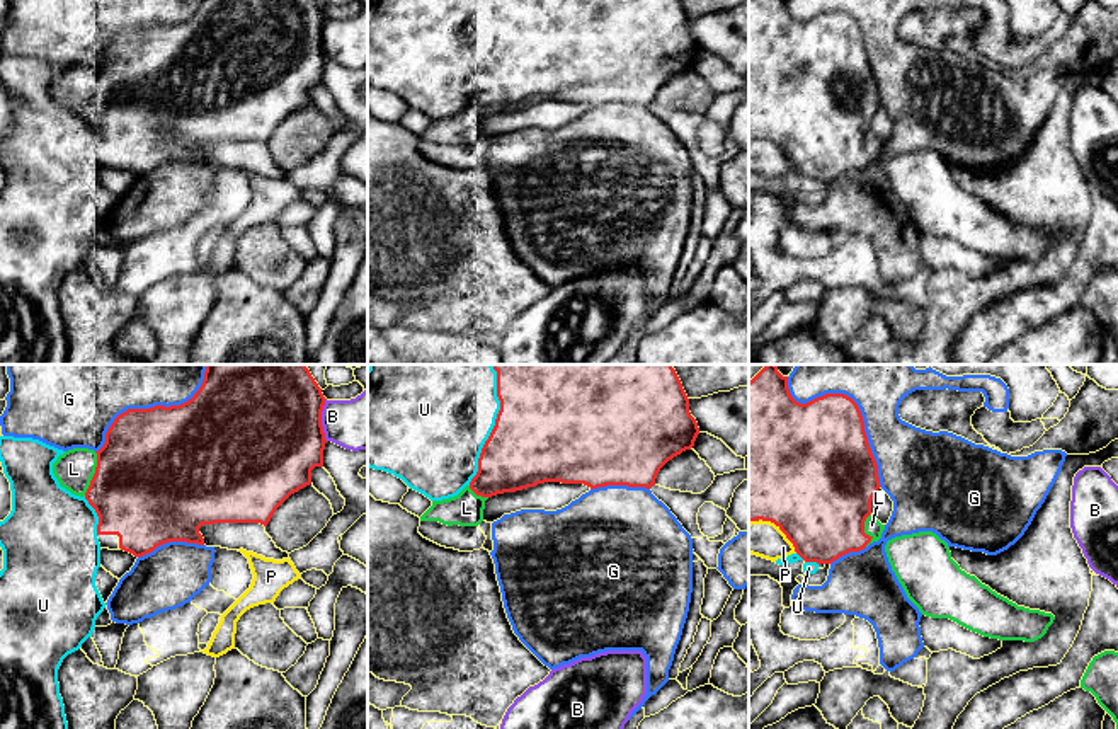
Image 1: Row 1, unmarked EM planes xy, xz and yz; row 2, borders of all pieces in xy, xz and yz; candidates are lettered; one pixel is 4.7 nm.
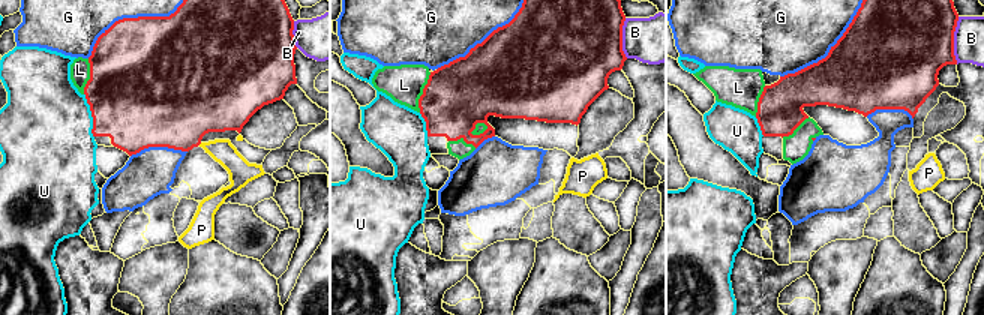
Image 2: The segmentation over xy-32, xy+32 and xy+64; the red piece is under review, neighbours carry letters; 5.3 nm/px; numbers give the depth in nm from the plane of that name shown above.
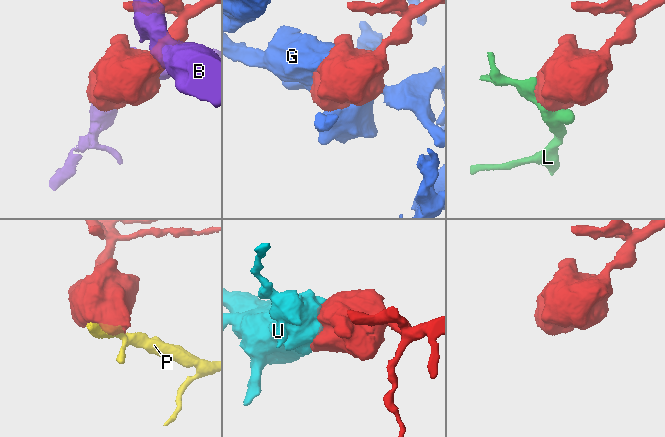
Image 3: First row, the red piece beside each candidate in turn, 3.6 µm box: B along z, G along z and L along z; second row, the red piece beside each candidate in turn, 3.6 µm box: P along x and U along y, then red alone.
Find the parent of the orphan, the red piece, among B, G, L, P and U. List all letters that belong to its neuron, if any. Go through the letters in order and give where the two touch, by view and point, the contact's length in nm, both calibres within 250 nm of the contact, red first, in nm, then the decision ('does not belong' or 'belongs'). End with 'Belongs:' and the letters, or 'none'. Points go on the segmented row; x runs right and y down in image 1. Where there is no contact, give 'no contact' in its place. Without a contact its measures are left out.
B: xy (320, 419) | 200 nm | 500/260 nm | does not belong
G: yz (856, 404) | 700 nm | 420/360 nm | does not belong
L: xy (94, 474) | 220 nm | 500/180 nm | belongs
P: yz (776, 525) | 280 nm | 500/170 nm | does not belong
U: xz (496, 424) | 600 nm | 500/480 nm | does not belong
Belongs: L

